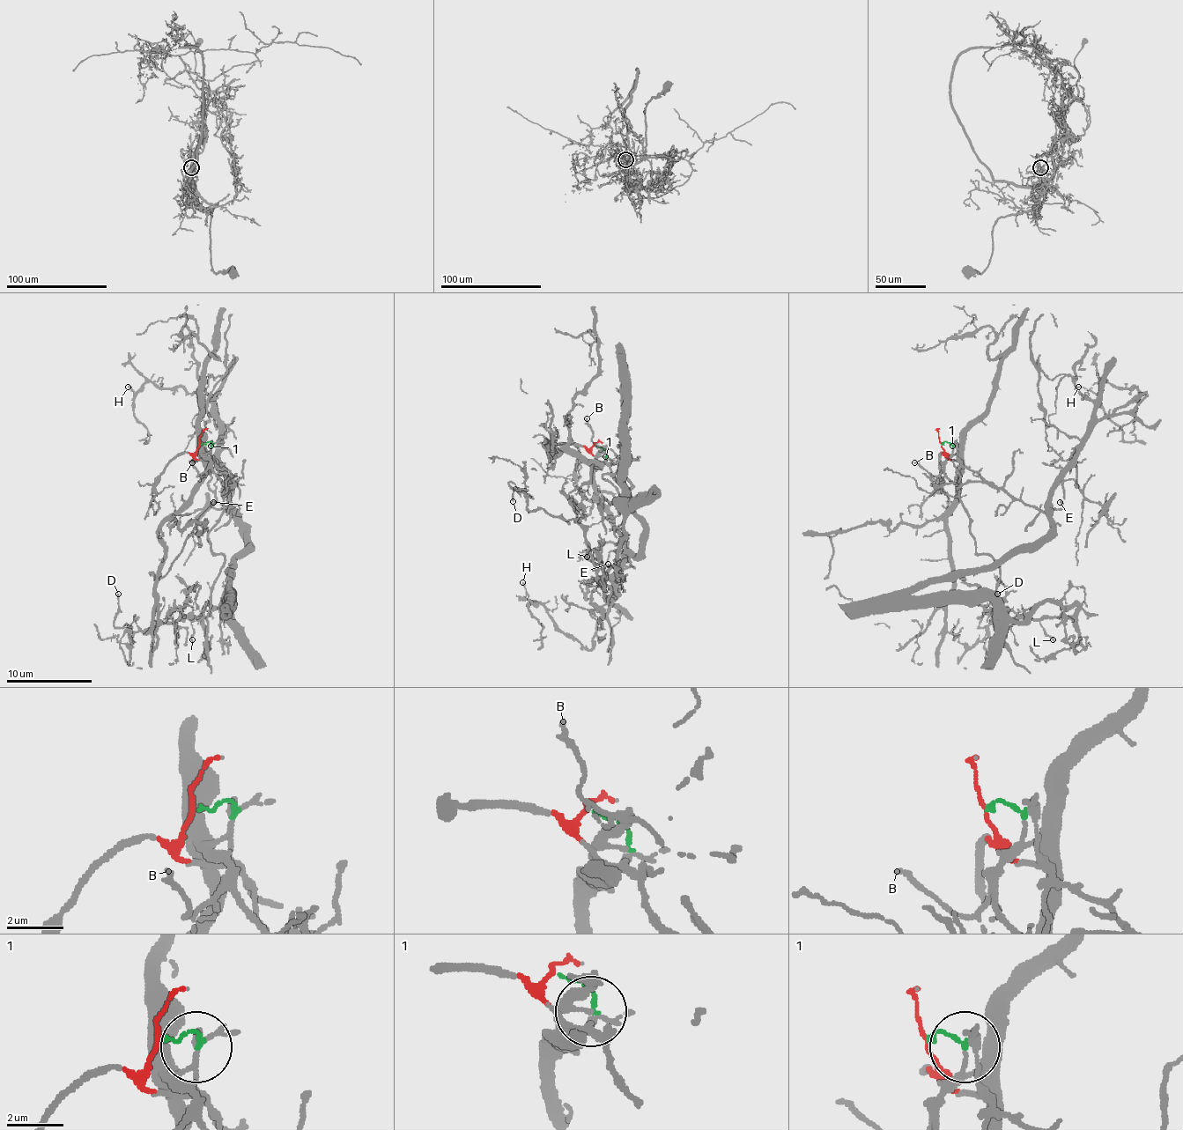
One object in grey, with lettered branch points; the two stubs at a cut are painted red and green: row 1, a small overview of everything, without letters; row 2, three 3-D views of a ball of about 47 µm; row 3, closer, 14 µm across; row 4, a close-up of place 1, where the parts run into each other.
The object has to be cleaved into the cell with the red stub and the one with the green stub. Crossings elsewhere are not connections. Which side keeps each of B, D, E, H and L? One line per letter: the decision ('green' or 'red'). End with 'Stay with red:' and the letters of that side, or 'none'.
B: green
D: red
E: red
H: red
L: red
Stay with red: D, E, H, L

